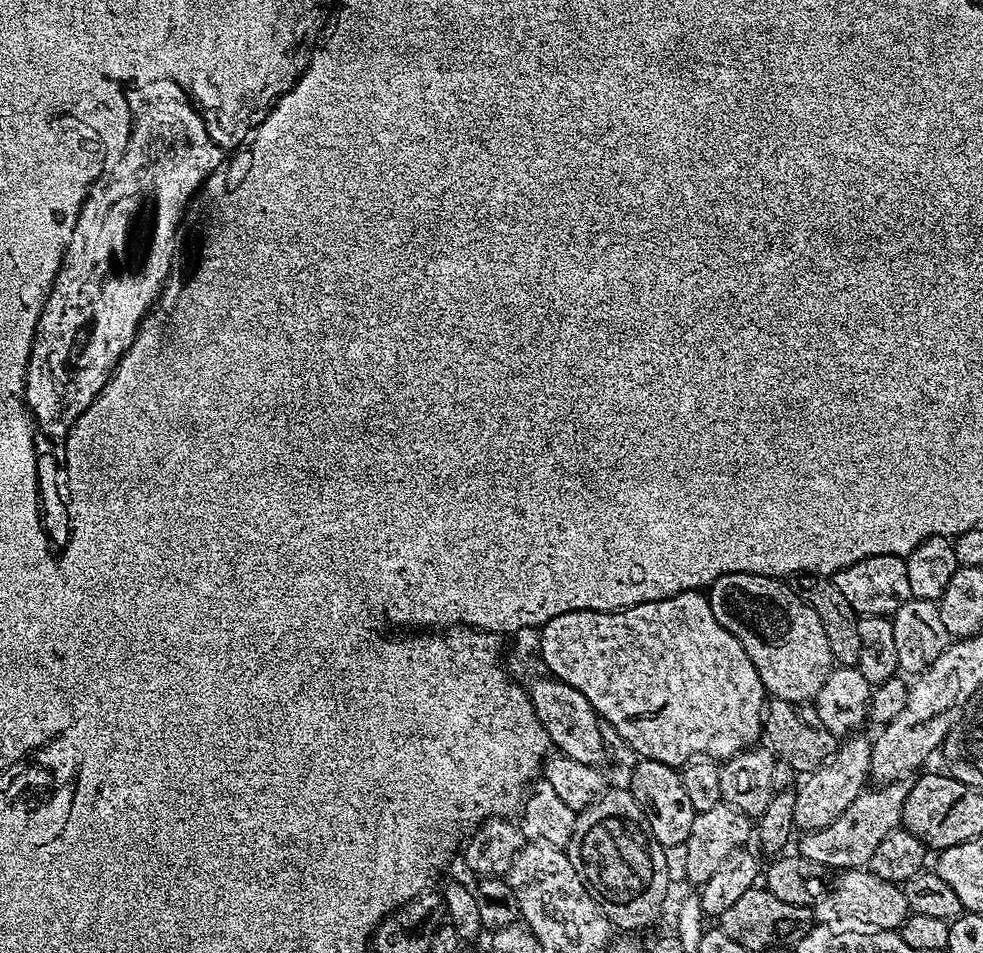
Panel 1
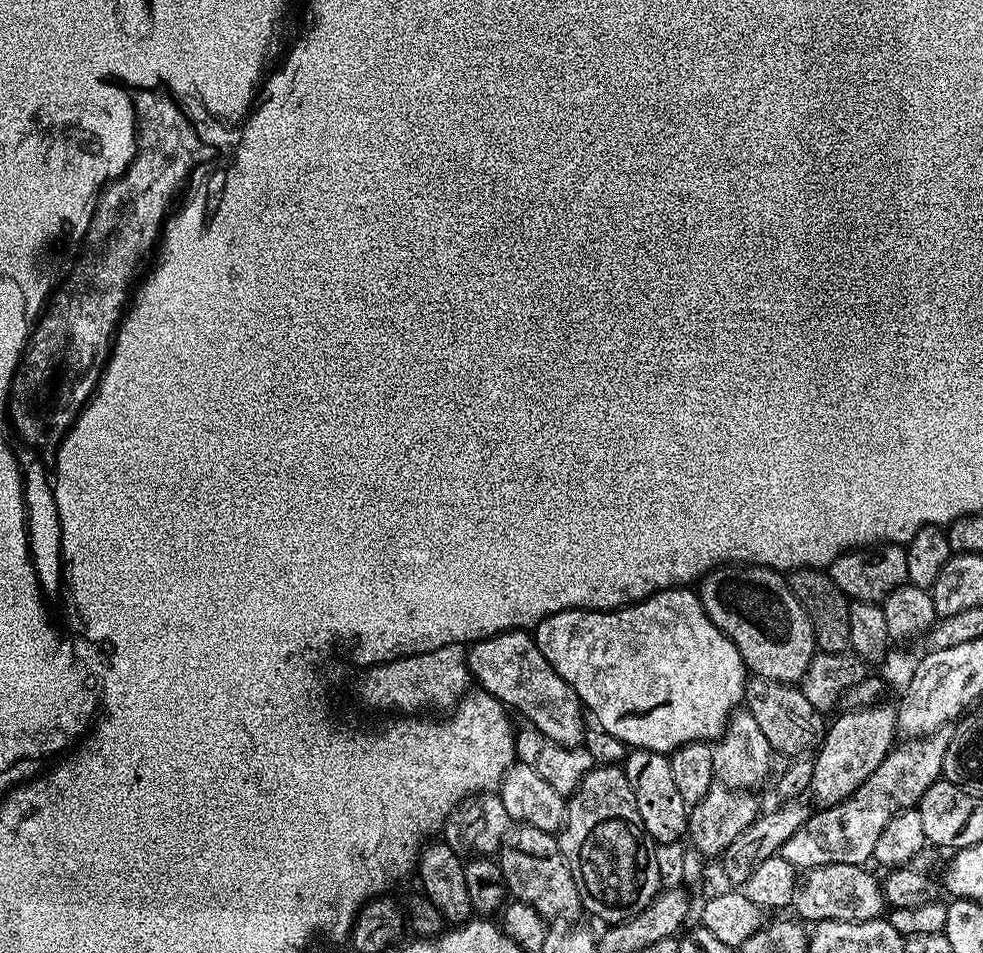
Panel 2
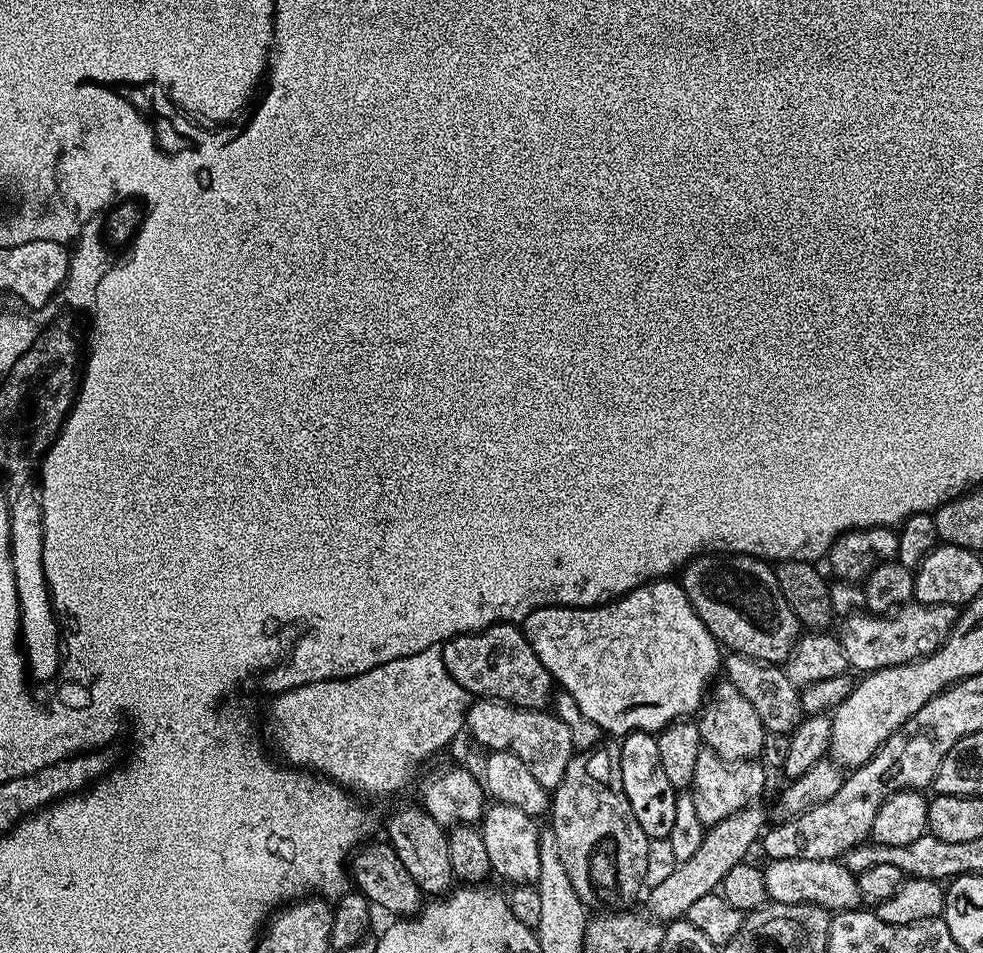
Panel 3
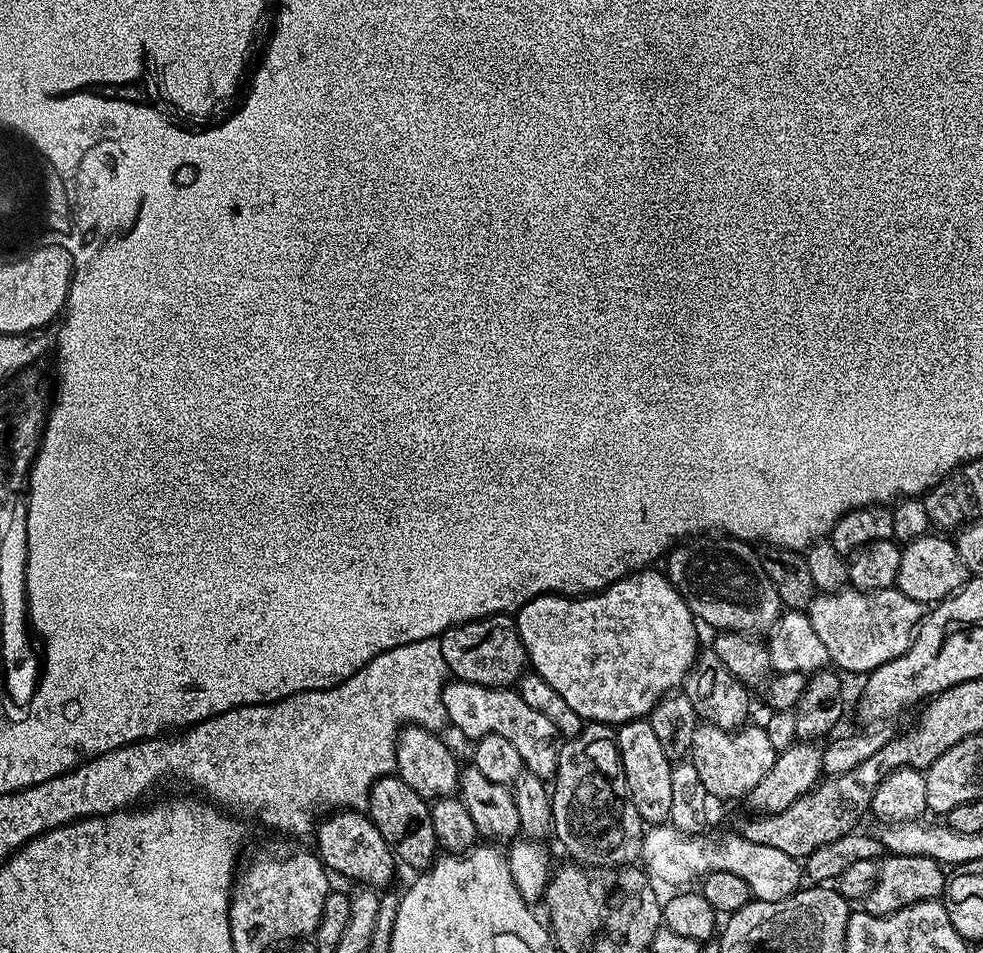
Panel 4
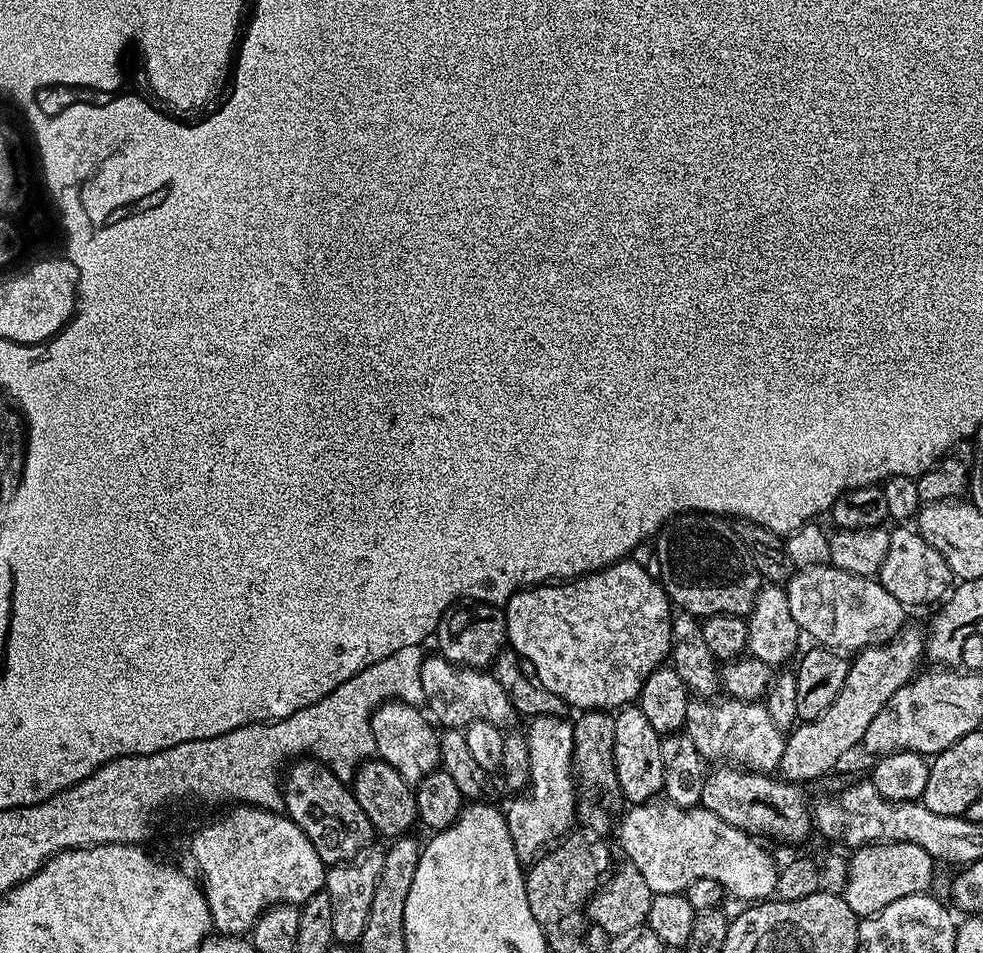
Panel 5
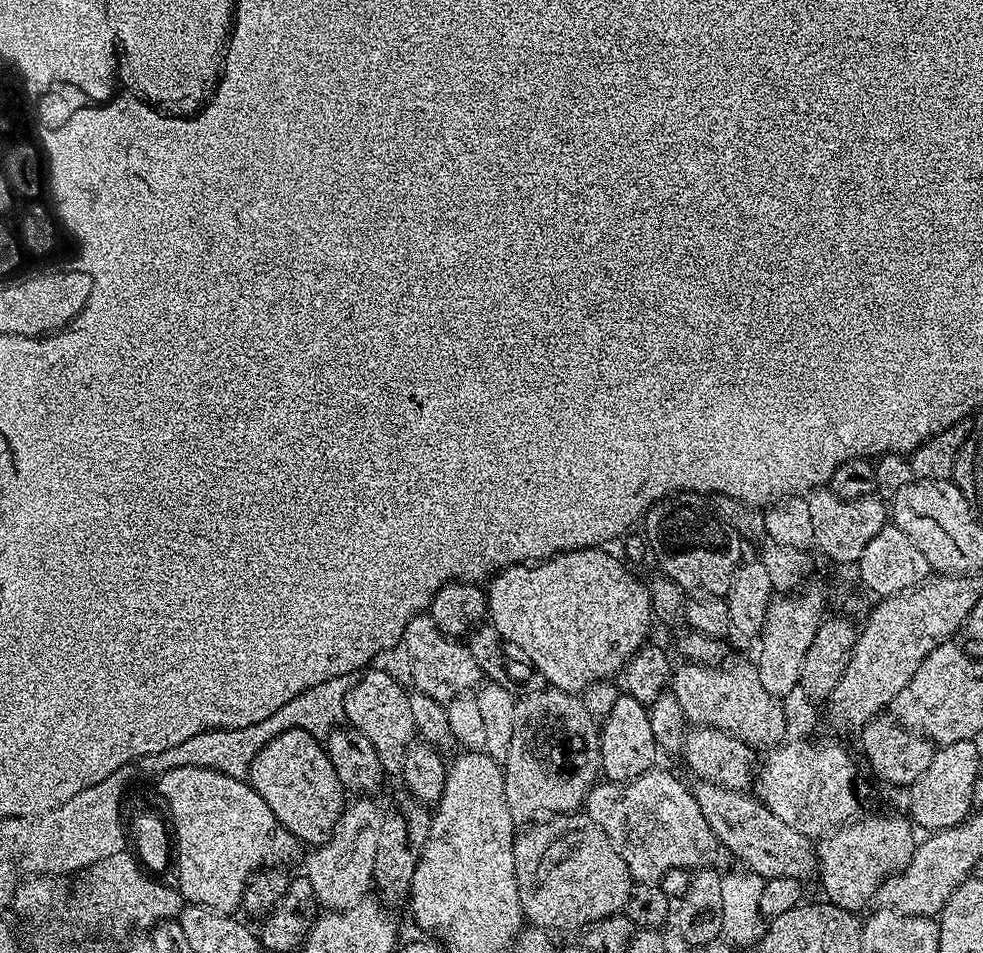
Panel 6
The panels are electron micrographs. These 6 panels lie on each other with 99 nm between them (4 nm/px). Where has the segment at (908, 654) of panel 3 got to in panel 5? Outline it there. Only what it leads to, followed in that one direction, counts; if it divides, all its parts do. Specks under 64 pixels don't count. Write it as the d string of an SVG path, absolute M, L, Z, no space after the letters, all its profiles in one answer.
M831 563L810 564L797 569L788 578L785 589L790 604L790 614L796 620L801 633L806 636L808 634L814 639L812 641L821 647L844 654L855 654L874 645L886 644L893 640L908 622L907 607L898 602L892 594L887 593L886 588L877 579L850 574L832 566Z

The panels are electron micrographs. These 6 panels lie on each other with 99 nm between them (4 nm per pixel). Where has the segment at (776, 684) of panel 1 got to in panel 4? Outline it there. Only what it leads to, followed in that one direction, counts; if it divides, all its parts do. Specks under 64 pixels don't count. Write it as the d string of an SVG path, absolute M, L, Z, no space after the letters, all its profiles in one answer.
M712 534L707 538L688 538L677 543L667 553L667 560L668 583L676 587L677 597L683 600L684 606L692 611L693 617L701 625L709 624L712 630L742 632L746 636L760 638L771 631L782 613L778 590L774 590L774 582L766 578L757 549L751 543L734 540L723 534Z

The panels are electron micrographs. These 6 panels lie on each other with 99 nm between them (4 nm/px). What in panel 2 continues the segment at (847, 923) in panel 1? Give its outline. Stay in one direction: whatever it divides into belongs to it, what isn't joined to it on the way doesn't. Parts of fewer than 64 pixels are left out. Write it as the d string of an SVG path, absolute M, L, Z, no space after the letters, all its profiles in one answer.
M831 864L821 868L813 868L808 876L799 881L796 896L791 907L796 908L795 915L801 921L819 922L822 920L878 920L885 915L881 881L868 873L867 867L858 864Z

